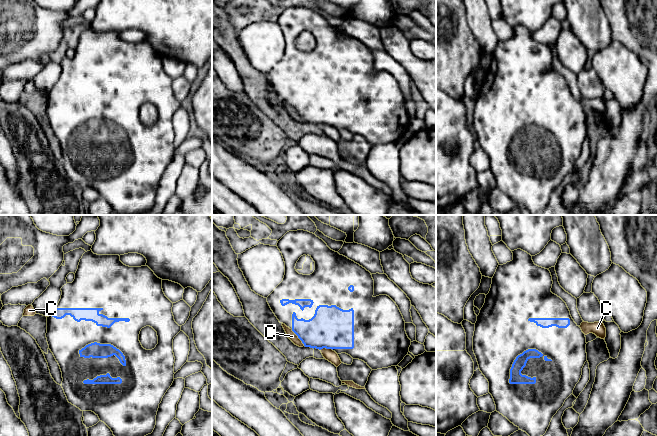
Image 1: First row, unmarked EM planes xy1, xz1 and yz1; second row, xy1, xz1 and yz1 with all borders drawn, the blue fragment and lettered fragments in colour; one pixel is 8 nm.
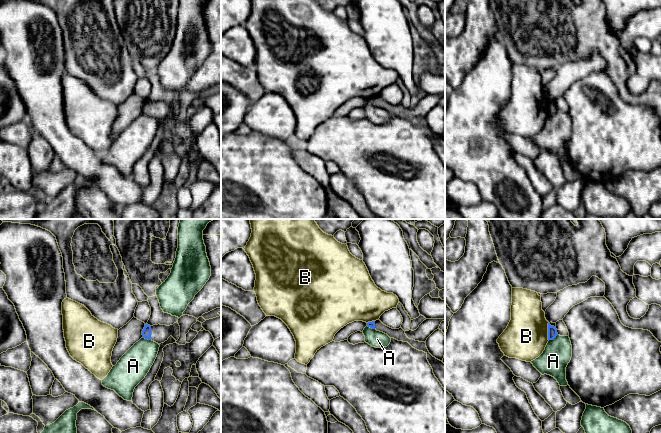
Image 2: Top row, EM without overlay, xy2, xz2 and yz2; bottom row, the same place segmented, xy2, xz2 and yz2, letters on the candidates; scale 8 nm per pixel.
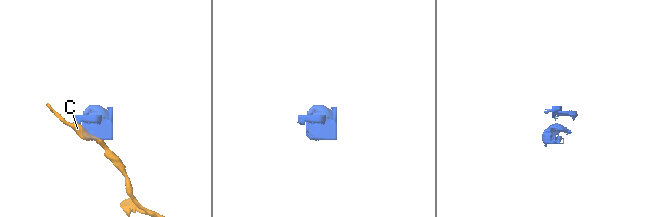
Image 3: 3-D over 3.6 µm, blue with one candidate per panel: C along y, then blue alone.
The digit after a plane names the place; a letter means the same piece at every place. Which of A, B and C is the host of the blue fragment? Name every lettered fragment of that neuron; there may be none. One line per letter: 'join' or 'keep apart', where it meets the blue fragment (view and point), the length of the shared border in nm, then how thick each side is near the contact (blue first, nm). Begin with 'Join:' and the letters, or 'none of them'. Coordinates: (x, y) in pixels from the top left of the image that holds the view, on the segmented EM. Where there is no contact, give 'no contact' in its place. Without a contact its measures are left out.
Join: none of them
A: keep apart; meets blue in yz2 at (553, 338); contact 90 nm long; 80 nm thick on the blue side, 220 nm on the other
B: keep apart; meets blue in yz2 at (548, 331); contact 150 nm long; 80 nm thick on the blue side, 360 nm on the other
C: keep apart; meets blue in xz1 at (298, 337); contact 170 nm long; 300 nm thick on the blue side, 70 nm on the other

